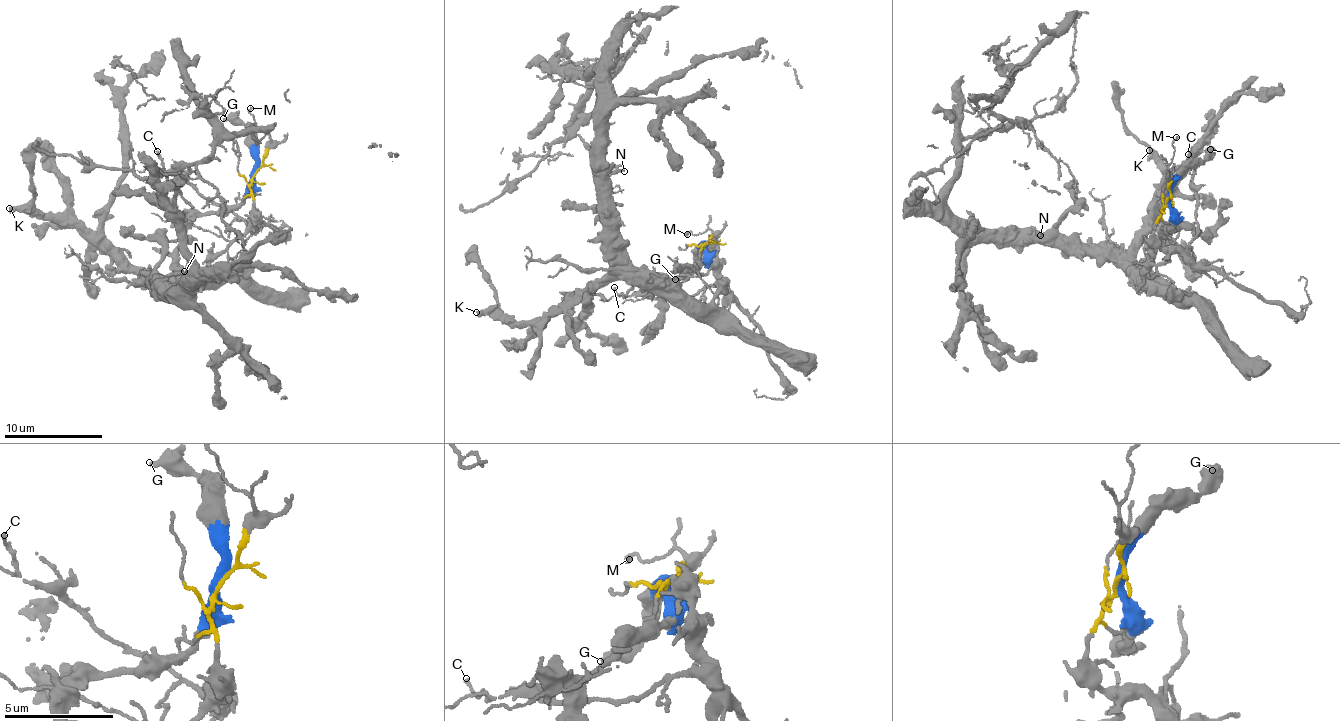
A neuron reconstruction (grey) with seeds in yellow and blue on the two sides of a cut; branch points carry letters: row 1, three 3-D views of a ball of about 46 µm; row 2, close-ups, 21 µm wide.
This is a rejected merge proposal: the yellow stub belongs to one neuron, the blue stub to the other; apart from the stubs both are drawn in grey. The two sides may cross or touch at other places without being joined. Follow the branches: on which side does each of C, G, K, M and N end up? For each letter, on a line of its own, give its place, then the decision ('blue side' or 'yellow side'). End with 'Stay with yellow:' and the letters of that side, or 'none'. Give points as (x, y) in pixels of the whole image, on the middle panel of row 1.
C: place (614, 287); yellow side
G: place (675, 279); blue side
K: place (476, 312); blue side
M: place (687, 234); yellow side
N: place (624, 171); blue side
Stay with yellow: C, M

